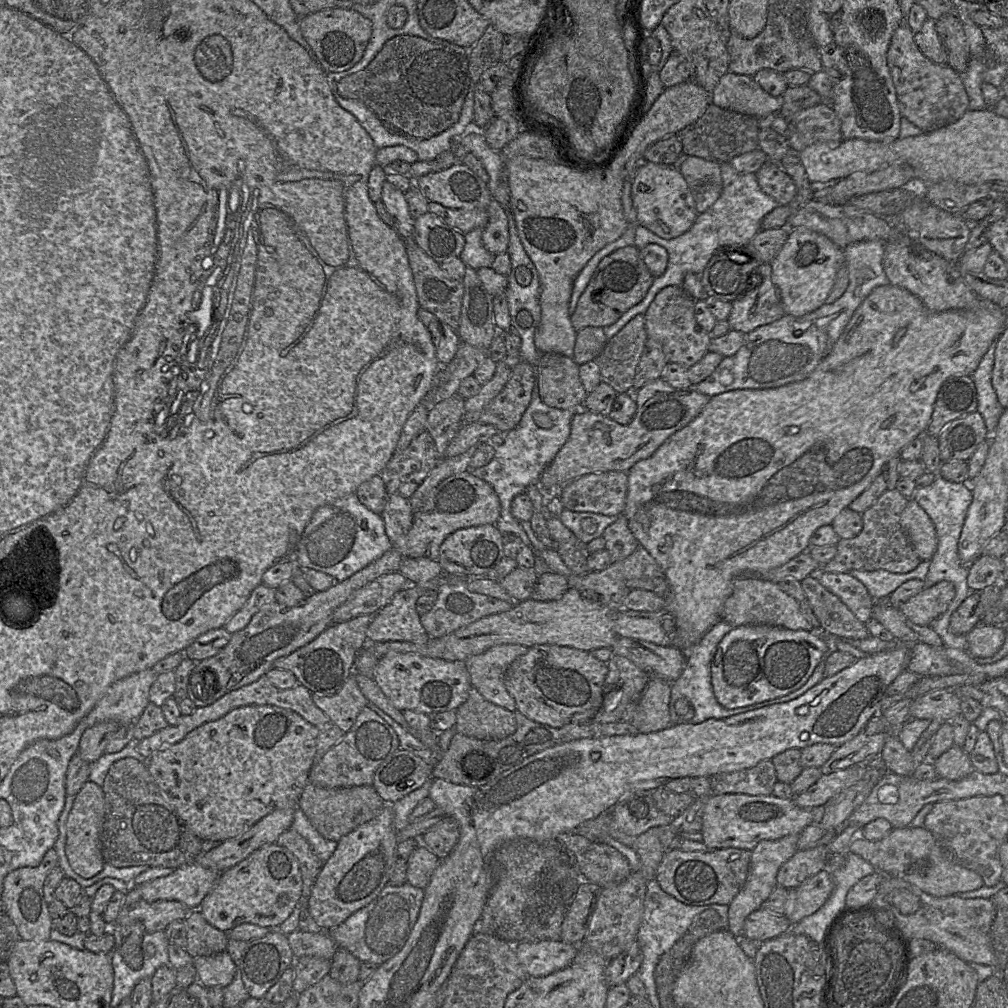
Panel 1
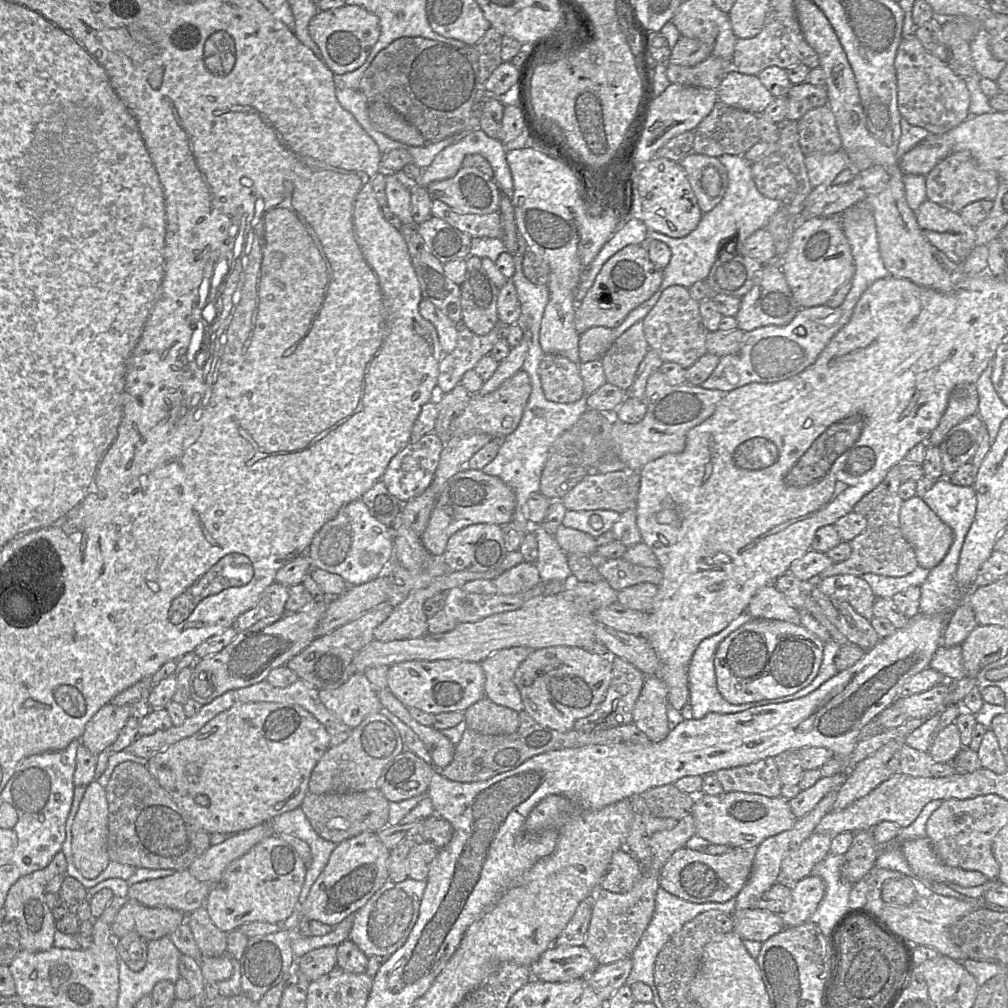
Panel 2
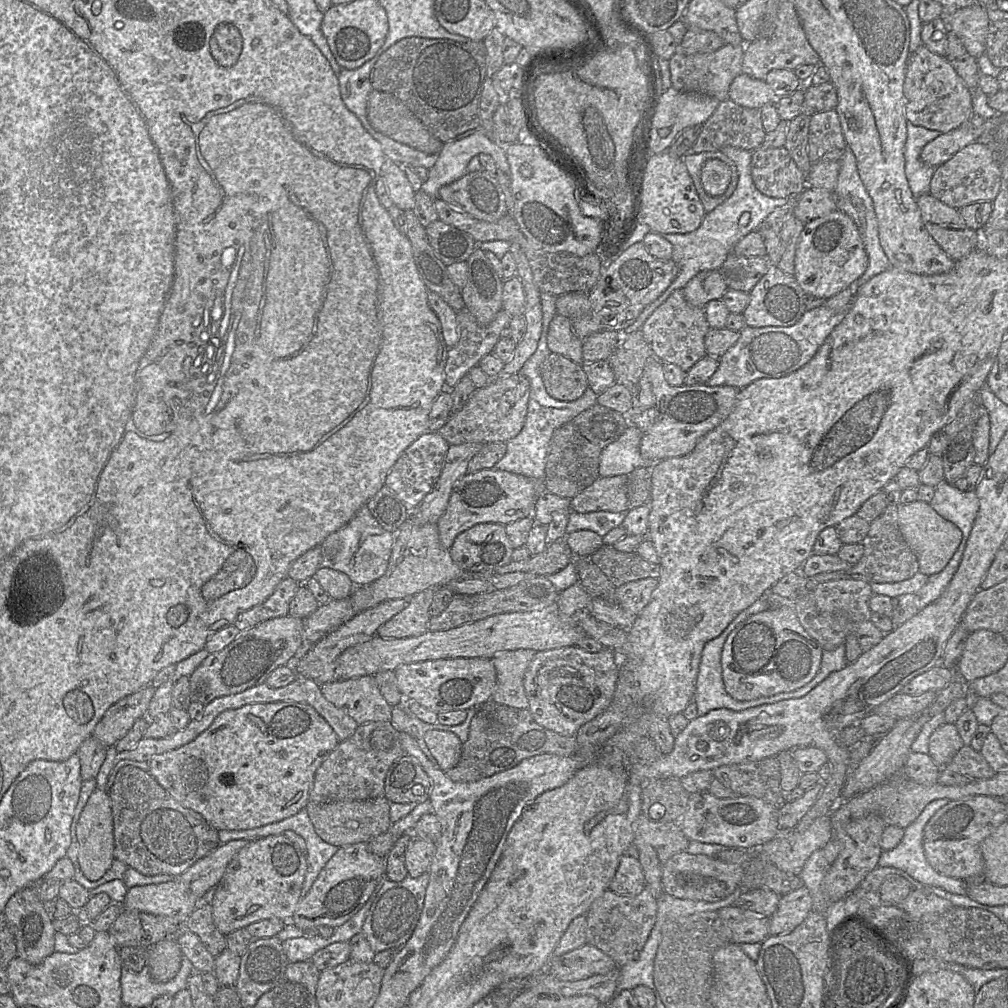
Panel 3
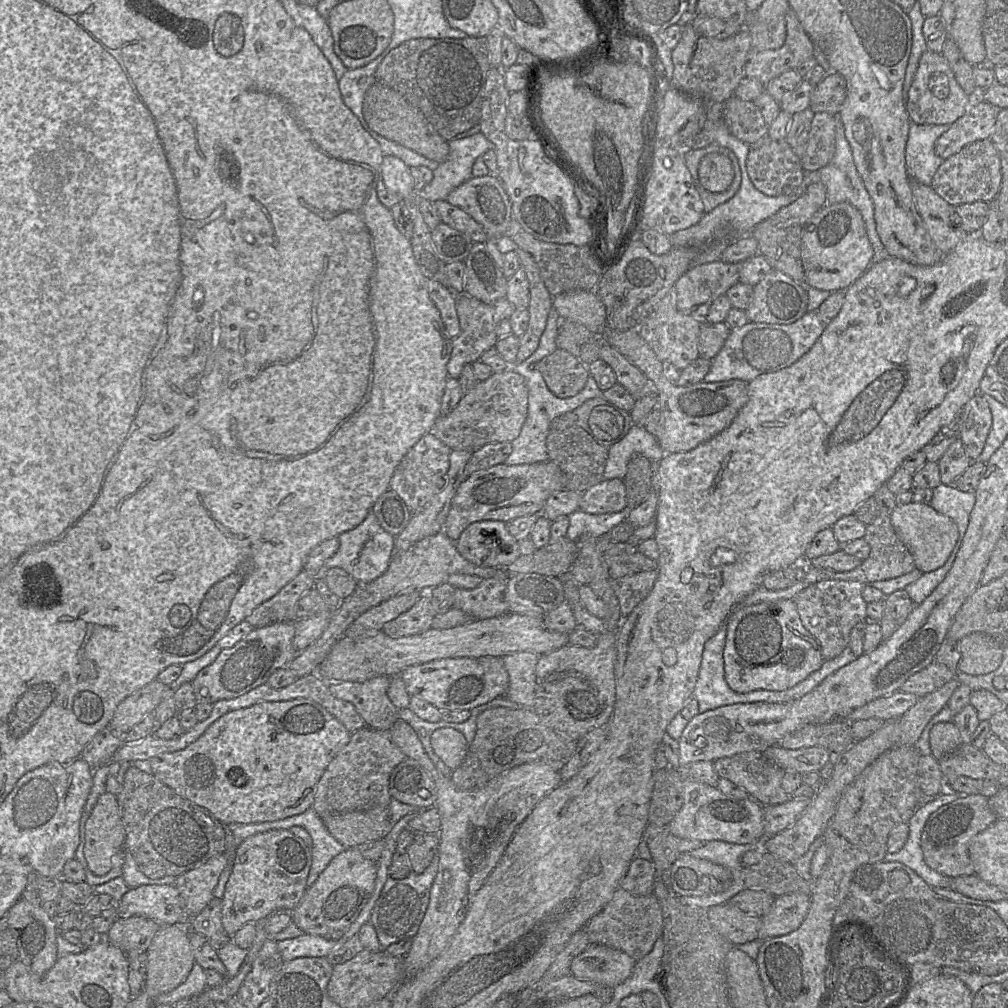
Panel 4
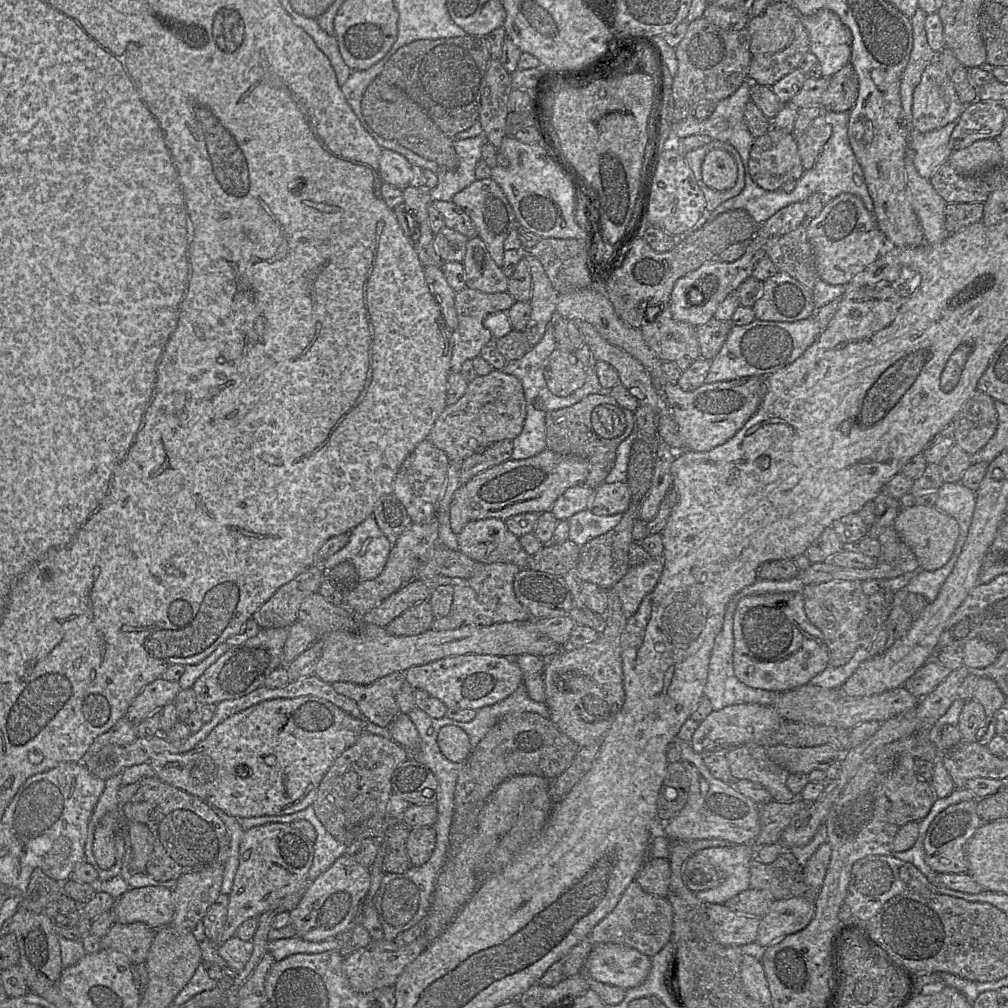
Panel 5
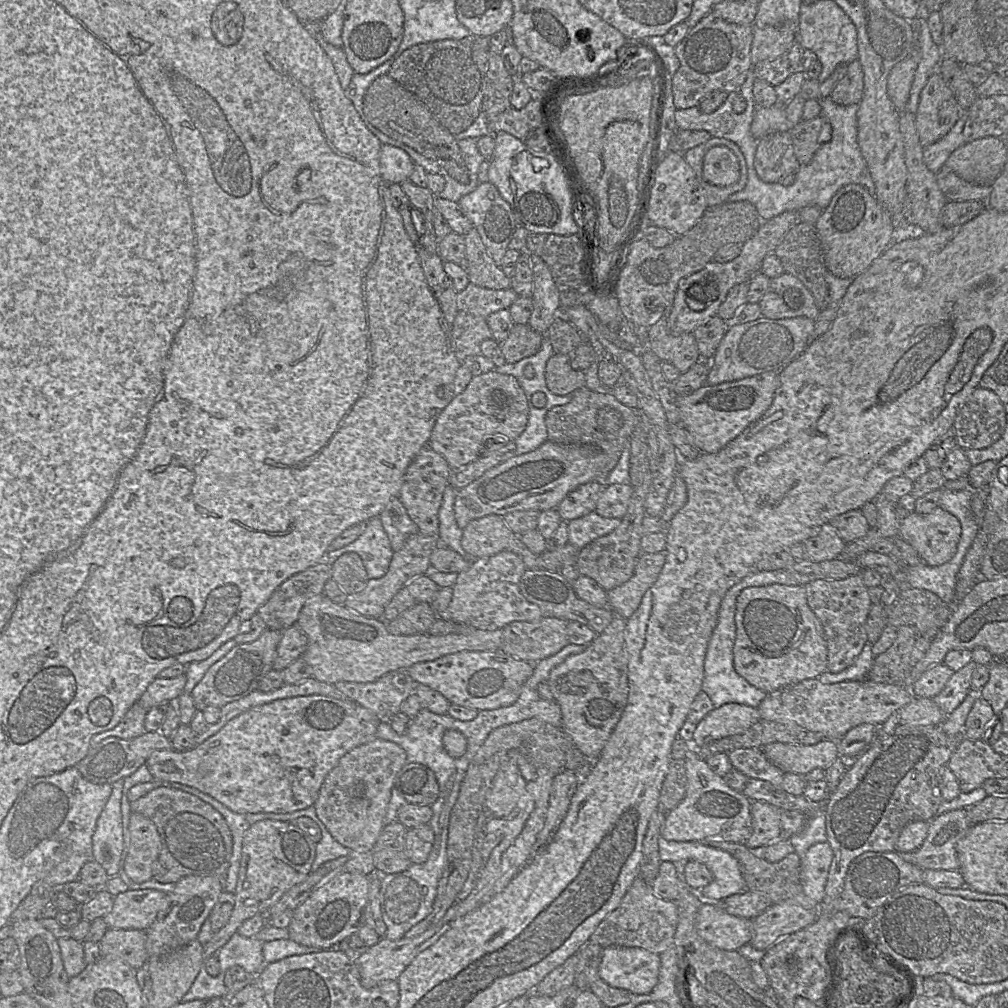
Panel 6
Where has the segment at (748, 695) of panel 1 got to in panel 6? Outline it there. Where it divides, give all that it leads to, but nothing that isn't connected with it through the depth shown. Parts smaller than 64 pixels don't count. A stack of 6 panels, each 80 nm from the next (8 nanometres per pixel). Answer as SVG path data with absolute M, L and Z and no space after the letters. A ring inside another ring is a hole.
M804 585L749 587L736 599L733 666L738 675L766 693L817 678L827 671L827 647L820 621L809 608Z

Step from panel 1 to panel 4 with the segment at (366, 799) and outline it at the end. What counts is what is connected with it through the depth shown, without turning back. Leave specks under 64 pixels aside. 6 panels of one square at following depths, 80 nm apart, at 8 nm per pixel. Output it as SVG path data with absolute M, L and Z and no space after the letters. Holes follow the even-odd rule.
M375 807L321 818L329 834L347 848L382 840L392 828L388 807Z

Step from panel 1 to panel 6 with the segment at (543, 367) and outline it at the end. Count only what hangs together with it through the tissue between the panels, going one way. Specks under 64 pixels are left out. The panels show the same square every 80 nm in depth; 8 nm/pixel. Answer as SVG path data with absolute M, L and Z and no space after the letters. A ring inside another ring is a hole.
M554 353L547 361L545 380L552 393L565 396L584 387L585 372L572 368L571 355Z

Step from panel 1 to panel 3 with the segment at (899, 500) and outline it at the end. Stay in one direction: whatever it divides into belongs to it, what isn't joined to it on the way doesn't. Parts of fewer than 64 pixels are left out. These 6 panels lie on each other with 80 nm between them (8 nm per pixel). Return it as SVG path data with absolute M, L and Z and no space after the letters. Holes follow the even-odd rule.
M888 505L879 516L877 516L873 521L871 521L869 523L869 531L861 543L864 547L864 552L863 556L856 564L852 565L847 570L829 571L816 574L813 577L808 577L807 582L808 579L813 579L818 583L836 579L855 579L867 583L898 582L912 577L919 571L918 559L915 553L911 550L911 548L907 544L907 542L904 540L899 530L898 506Z

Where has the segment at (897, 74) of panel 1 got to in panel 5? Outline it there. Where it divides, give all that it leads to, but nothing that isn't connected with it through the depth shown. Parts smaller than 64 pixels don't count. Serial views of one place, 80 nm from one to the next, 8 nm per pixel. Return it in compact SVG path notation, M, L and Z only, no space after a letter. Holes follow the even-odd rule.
M930 63L913 92L911 130L927 133L957 121L964 111L951 79L938 63Z

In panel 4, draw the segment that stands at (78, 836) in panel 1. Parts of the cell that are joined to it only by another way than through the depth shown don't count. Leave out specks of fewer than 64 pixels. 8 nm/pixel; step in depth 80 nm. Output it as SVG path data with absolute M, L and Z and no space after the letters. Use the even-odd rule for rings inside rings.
M105 792L98 798L85 824L83 853L89 870L106 875L112 868L113 857L123 850L125 830L116 796Z

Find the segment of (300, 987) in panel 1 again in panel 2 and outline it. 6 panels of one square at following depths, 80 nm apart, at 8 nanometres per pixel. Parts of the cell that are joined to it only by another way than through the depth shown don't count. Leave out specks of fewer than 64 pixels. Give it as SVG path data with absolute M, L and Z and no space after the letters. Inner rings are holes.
M337 946L320 947L296 960L295 968L309 981L328 974L337 965Z

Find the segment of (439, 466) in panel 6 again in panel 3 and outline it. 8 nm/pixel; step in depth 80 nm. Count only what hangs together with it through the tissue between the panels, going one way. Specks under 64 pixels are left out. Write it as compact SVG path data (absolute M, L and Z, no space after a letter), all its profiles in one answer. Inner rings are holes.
M438 432L424 433L409 445L386 476L385 486L393 491L409 511L415 511L439 478L450 444Z

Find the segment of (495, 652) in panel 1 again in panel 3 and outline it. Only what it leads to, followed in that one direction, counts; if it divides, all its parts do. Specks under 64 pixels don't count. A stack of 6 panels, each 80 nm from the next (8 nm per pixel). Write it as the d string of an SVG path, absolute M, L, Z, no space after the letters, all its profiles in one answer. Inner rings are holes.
M518 649L500 652L492 658L497 675L492 701L518 710L528 709L523 679L535 653L531 649Z

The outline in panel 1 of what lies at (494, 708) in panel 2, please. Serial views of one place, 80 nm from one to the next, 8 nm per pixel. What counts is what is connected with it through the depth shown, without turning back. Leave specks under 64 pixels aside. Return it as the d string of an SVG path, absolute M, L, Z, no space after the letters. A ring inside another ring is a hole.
M473 687L469 691L467 700L455 710L455 713L456 733L479 740L501 740L513 734L517 727L513 712L489 702Z

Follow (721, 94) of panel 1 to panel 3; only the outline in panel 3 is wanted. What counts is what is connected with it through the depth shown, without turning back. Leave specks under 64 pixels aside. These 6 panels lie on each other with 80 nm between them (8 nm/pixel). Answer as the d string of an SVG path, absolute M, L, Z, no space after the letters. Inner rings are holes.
M744 73L735 77L729 87L728 99L743 107L761 109L765 104L774 103L775 98L765 80Z

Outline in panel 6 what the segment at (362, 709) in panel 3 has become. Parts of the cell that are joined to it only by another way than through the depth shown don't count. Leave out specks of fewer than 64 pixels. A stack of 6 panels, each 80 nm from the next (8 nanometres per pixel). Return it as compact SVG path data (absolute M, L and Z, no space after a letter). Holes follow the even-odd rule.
M405 668L389 672L370 683L334 684L348 700L370 710L383 723L389 723L400 712L402 702L414 693L416 685Z

